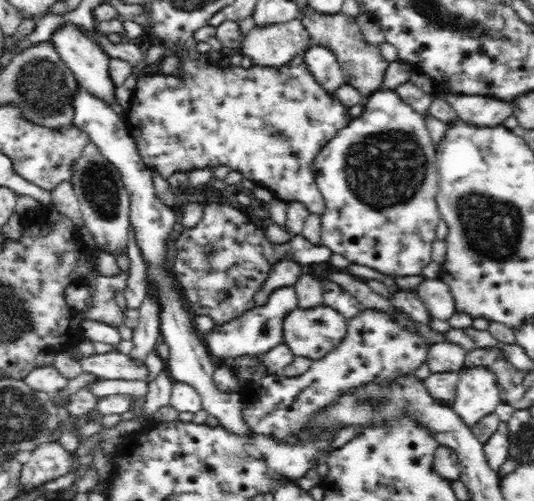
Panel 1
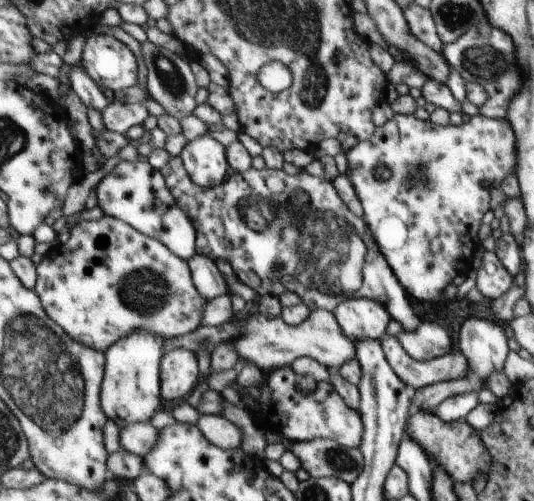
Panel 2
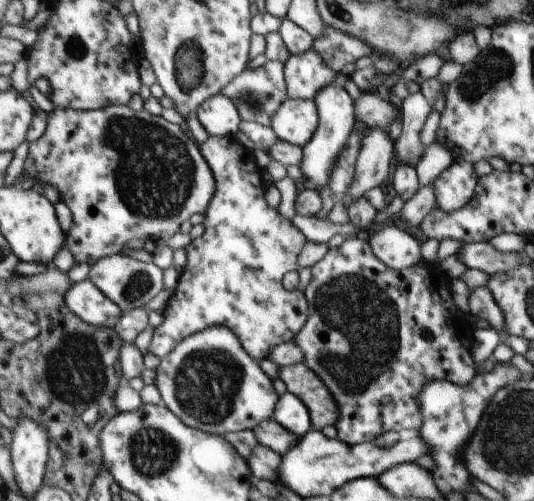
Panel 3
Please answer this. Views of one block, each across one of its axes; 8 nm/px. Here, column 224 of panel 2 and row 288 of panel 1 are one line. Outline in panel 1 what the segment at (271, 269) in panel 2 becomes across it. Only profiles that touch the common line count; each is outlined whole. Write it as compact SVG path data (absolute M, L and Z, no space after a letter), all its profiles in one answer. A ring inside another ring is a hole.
M210 203L204 206L203 214L195 227L185 229L175 242L176 256L174 256L173 273L184 289L191 311L196 315L210 316L216 324L228 322L252 308L256 302L256 294L264 285L272 264L286 255L300 264L329 262L333 253L330 248L312 244L301 234L294 235L286 242L274 242L267 234L267 220L253 216L249 208L236 208L230 205Z

